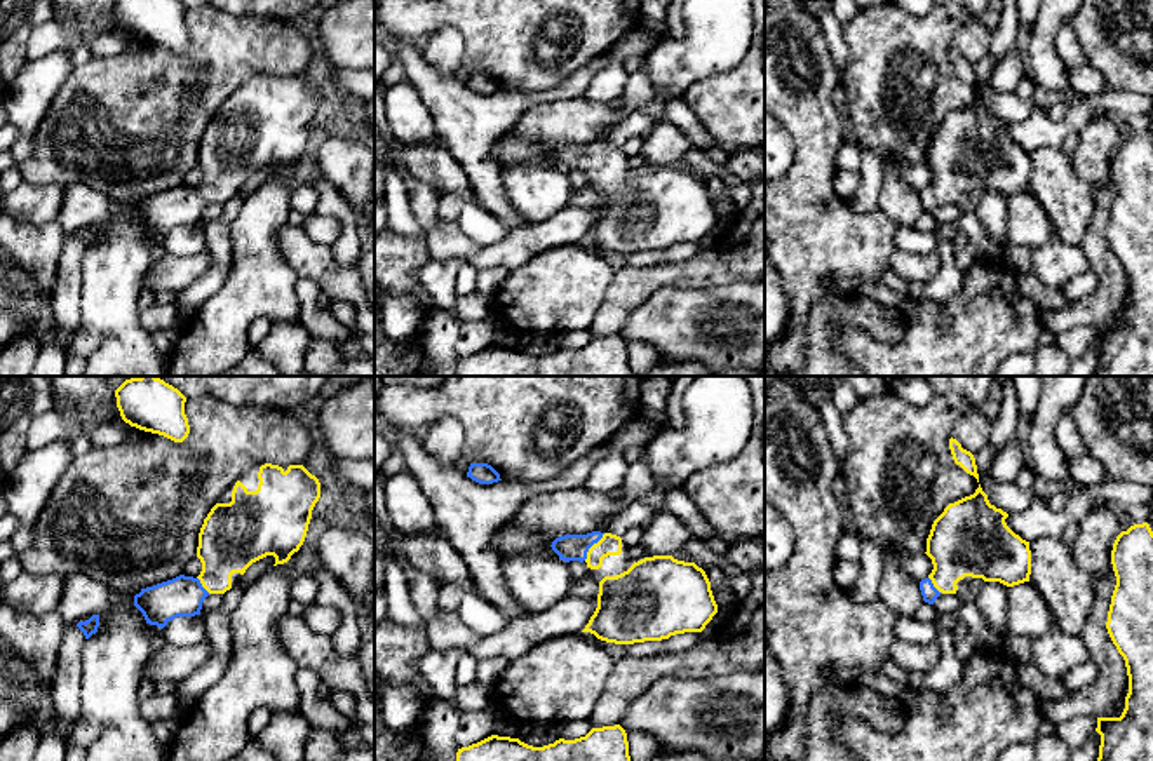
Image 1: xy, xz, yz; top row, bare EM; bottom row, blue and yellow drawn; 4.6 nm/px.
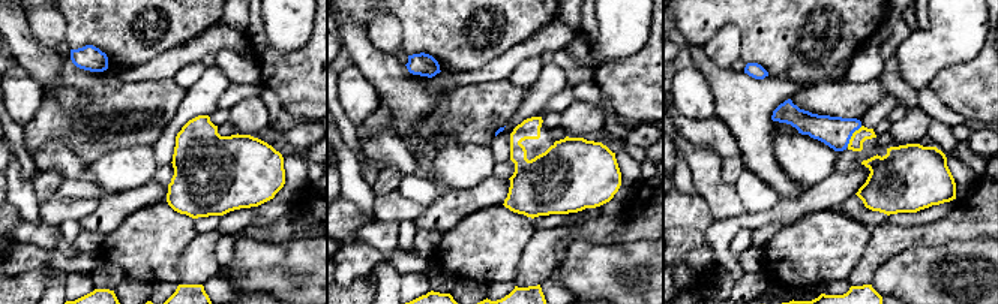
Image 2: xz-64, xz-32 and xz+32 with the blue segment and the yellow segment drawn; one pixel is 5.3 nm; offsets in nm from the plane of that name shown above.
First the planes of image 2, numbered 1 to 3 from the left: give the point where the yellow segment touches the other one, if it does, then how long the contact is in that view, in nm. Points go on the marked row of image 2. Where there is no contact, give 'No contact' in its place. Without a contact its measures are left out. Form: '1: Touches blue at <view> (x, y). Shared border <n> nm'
1: No contact
2: No contact
3: Touches blue at xz+32 (851, 135). Shared border 140 nm

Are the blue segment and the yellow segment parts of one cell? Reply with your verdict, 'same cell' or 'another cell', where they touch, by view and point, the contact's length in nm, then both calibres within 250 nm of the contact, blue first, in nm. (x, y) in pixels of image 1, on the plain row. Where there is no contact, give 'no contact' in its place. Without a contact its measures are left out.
same cell; contact xz (591, 155); length 160 nm; calibres 130 and 100 nm

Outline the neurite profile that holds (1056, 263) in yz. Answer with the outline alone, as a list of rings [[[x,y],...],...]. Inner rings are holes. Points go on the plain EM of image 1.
[[[1054,239],[1031,251],[1031,266],[1043,286],[1061,289],[1071,279],[1085,273],[1090,263],[1080,246]]]

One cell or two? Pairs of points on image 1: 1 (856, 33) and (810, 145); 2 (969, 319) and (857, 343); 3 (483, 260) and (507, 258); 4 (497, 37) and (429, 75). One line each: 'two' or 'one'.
1: two
2: one
3: one
4: two

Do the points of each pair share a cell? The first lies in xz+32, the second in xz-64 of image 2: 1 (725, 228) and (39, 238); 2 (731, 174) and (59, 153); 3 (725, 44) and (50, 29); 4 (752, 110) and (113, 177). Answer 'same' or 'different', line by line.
1: same
2: different
3: same
4: different

